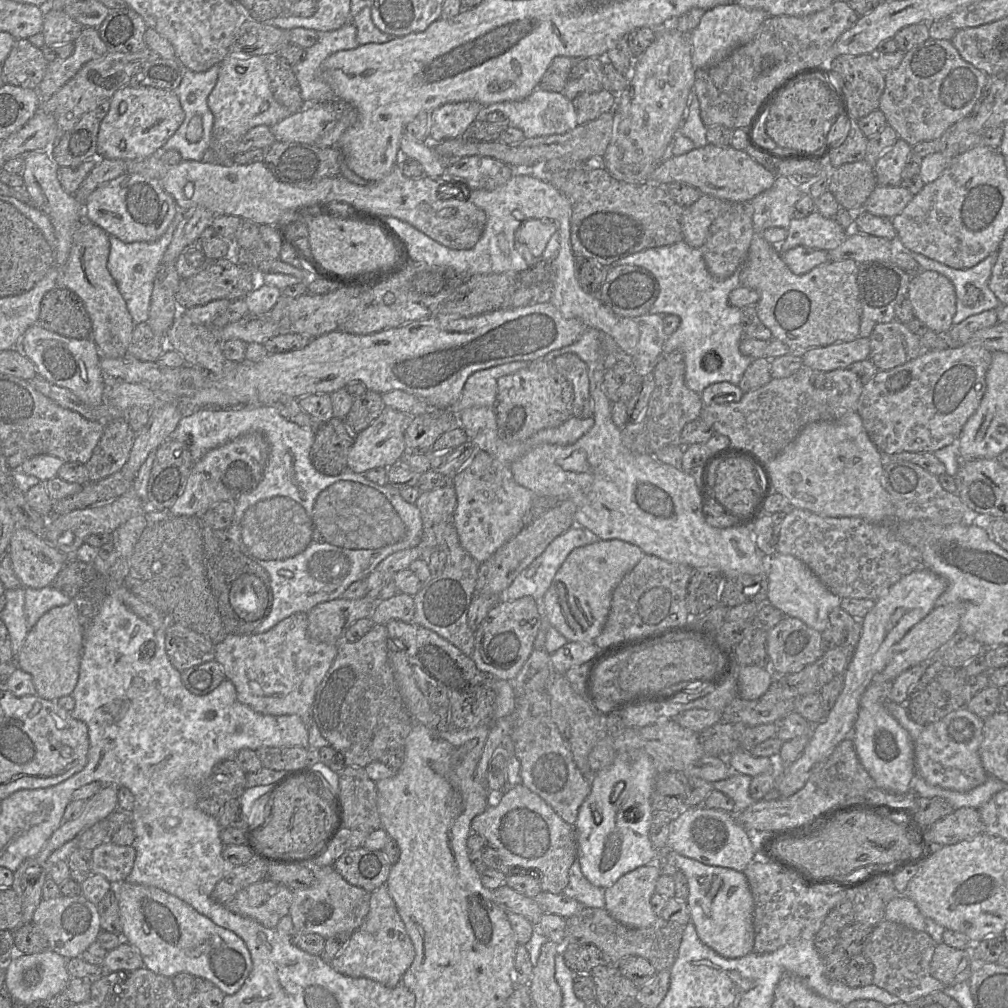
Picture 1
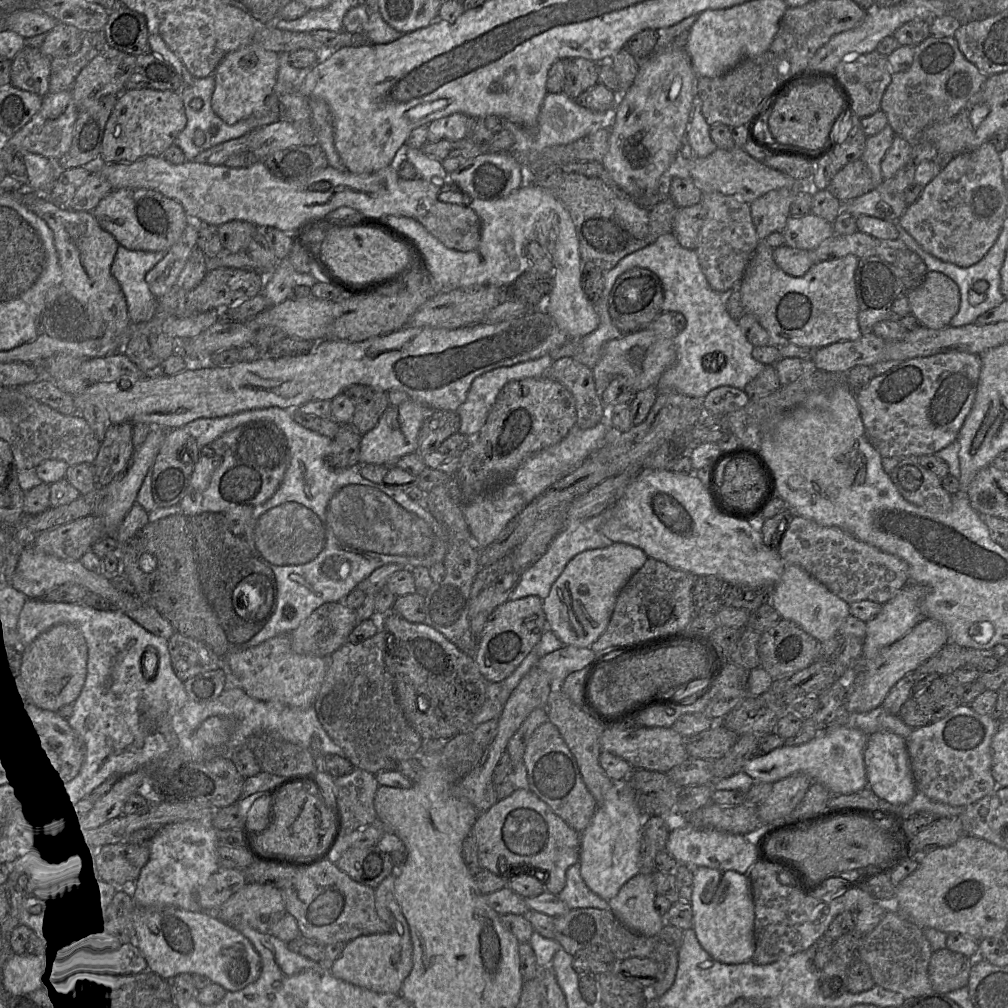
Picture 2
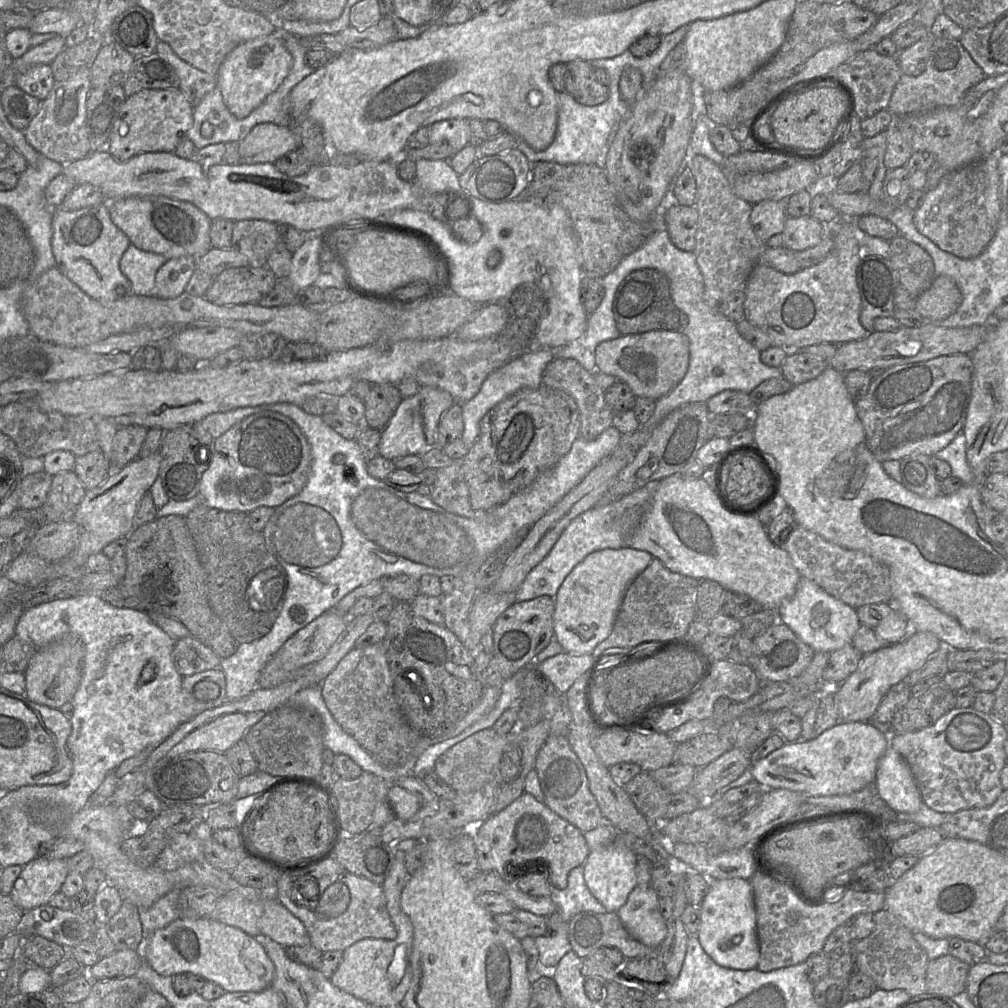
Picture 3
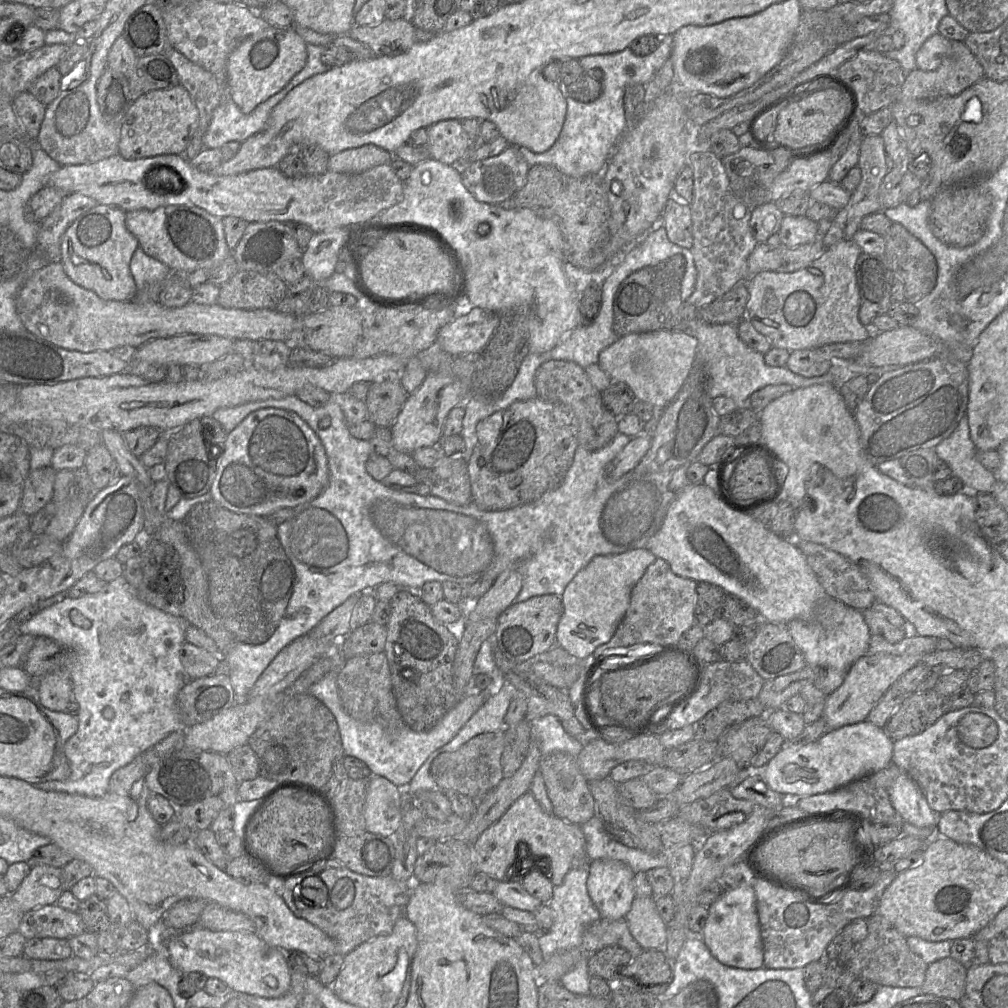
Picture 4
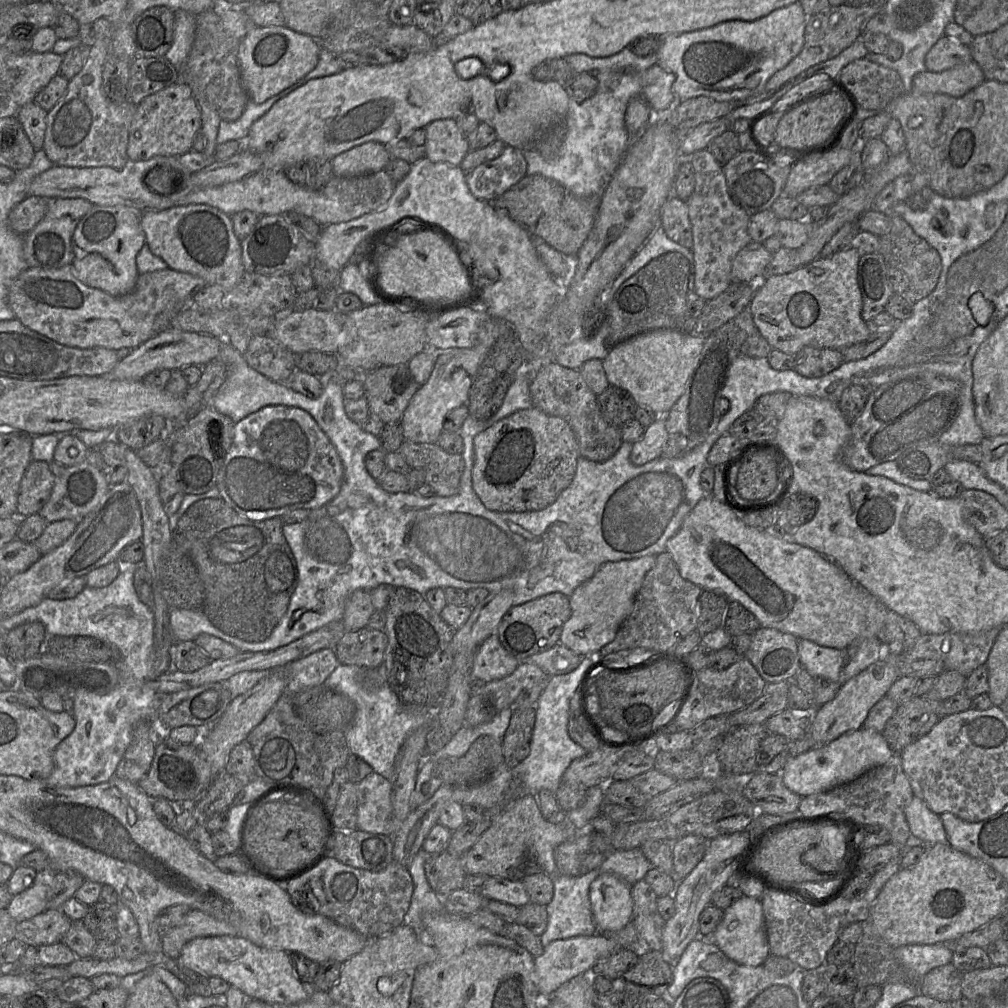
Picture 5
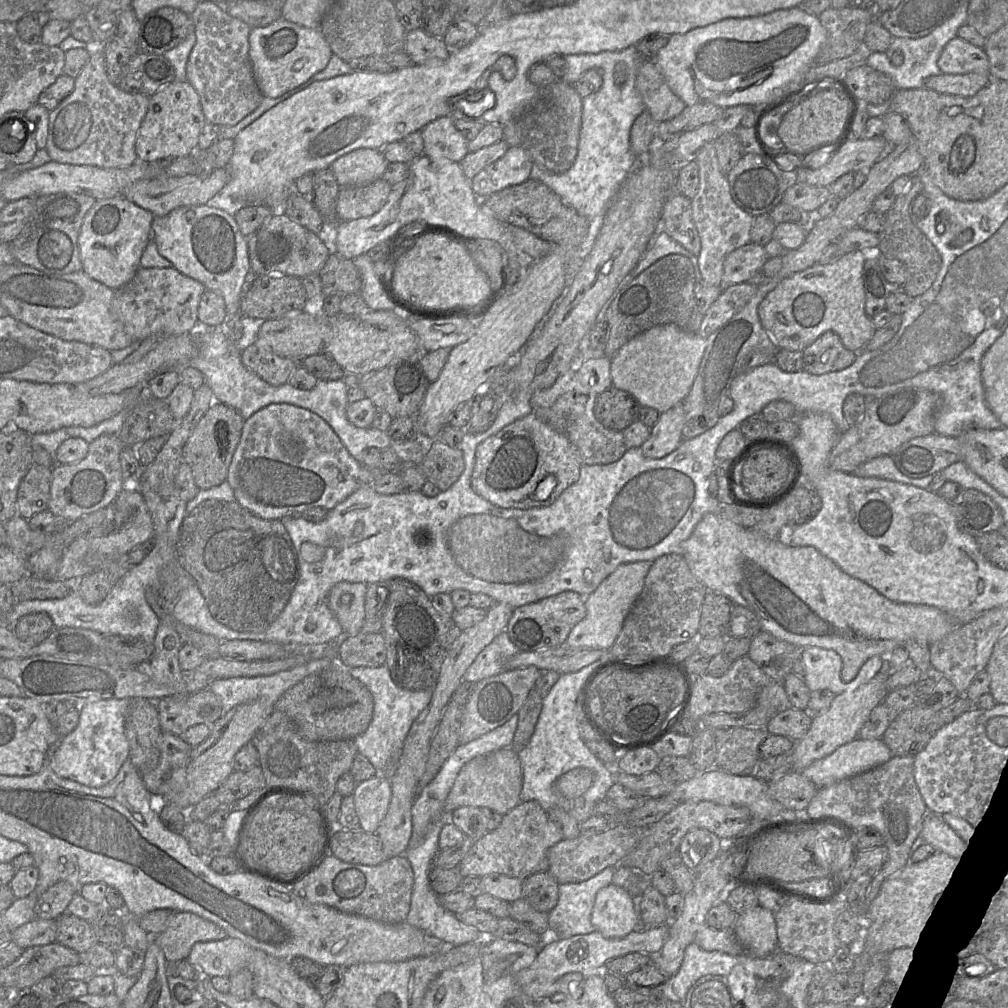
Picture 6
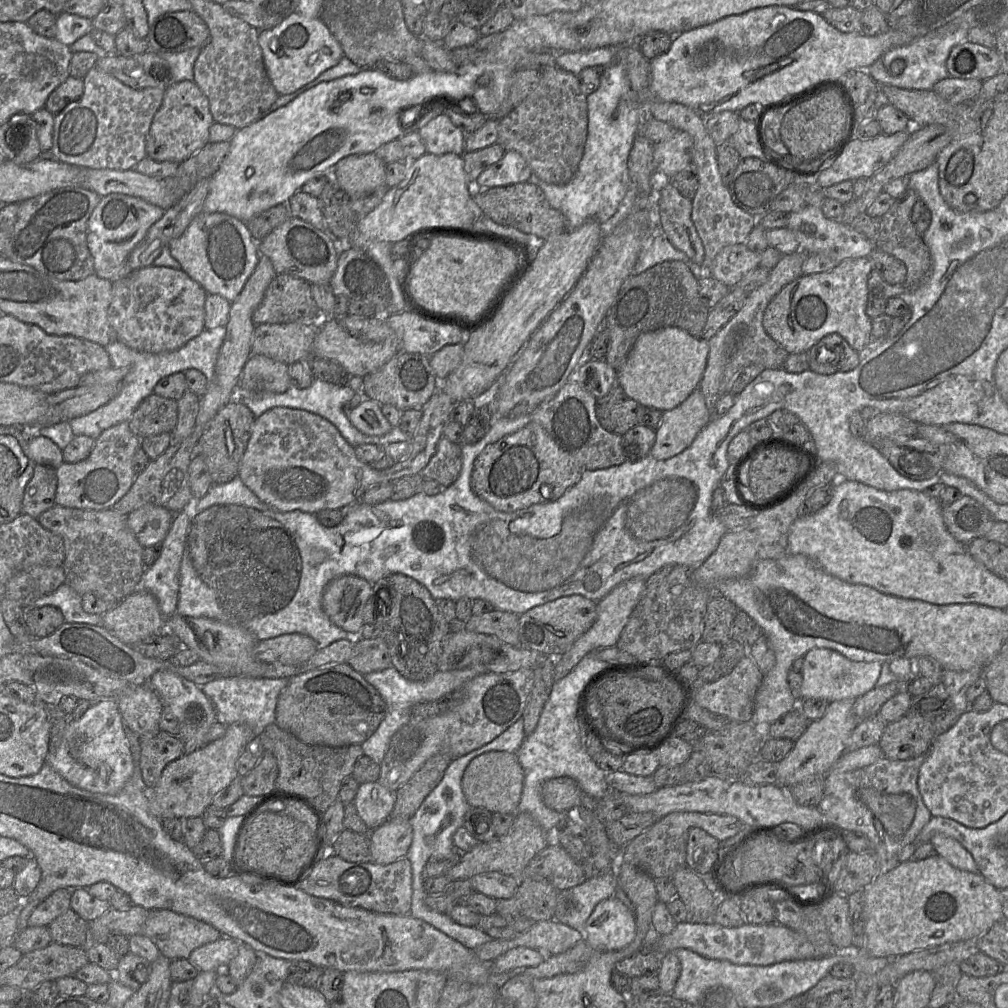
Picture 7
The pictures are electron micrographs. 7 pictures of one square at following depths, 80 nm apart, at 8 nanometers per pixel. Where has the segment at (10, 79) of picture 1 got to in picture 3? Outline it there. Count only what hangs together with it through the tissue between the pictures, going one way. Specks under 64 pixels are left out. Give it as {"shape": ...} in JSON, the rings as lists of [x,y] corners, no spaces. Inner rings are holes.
{"shape":[[[38,64],[29,67],[15,77],[15,86],[43,101],[55,84],[51,65]]]}

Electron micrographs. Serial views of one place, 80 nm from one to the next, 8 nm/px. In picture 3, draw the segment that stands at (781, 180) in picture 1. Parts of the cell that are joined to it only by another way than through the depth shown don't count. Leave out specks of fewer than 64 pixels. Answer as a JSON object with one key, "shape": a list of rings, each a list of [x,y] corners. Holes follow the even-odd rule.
{"shape":[[[764,200],[752,205],[750,223],[757,238],[766,244],[771,236],[783,232],[787,217],[786,201]]]}

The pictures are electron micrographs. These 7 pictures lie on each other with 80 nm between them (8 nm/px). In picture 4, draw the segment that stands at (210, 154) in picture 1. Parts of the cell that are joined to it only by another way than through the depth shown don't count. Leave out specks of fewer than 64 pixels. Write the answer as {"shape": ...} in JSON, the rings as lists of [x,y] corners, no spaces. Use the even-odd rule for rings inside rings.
{"shape":[[[268,27],[247,38],[229,55],[226,65],[226,79],[231,99],[240,112],[248,114],[260,103],[283,89],[300,72],[307,61],[306,42],[291,27]]]}

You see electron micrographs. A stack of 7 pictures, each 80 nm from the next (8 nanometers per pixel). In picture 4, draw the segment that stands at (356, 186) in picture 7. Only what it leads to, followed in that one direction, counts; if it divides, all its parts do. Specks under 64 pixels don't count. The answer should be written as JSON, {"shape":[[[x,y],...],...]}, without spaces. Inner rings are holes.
{"shape":[[[365,144],[330,155],[329,171],[360,173],[375,166],[390,164],[393,158],[393,153],[374,144]]]}

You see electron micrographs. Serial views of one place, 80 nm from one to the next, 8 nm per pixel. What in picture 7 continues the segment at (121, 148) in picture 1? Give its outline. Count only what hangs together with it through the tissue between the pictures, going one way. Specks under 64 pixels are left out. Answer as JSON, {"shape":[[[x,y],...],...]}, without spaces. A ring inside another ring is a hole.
{"shape":[[[194,81],[173,82],[165,89],[162,104],[155,113],[146,137],[146,156],[155,161],[181,163],[209,143],[209,129],[214,123],[207,96]]]}

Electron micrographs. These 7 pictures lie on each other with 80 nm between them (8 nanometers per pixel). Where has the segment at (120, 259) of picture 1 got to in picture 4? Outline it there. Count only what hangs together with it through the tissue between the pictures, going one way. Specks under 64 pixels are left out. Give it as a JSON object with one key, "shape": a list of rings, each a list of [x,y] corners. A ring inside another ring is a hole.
{"shape":[[[141,247],[133,253],[129,268],[138,292],[162,282],[169,273],[169,267],[166,264],[147,255]]]}

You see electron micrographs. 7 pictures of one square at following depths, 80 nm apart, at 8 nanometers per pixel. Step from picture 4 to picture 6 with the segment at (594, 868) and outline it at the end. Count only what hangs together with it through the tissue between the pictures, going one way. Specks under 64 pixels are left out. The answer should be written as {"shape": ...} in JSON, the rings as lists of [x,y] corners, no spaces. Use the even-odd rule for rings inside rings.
{"shape":[[[611,883],[597,892],[591,923],[596,931],[607,938],[623,938],[639,924],[637,900]]]}

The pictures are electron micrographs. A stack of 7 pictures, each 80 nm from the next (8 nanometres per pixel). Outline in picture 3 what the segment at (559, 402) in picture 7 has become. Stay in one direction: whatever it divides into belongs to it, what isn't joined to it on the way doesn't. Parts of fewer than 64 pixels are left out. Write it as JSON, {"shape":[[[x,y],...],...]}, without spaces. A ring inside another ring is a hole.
{"shape":[[[554,358],[546,366],[542,375],[543,386],[560,390],[575,400],[580,419],[579,434],[585,440],[594,440],[611,427],[614,415],[614,411],[605,401],[604,391],[597,385],[593,373],[587,371],[574,359]]]}

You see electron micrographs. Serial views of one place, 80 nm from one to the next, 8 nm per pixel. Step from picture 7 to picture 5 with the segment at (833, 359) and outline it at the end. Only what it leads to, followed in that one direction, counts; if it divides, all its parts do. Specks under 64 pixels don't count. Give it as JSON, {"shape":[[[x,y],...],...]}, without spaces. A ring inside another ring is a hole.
{"shape":[[[805,347],[794,355],[793,370],[804,377],[820,377],[837,369],[843,362],[838,349]]]}

